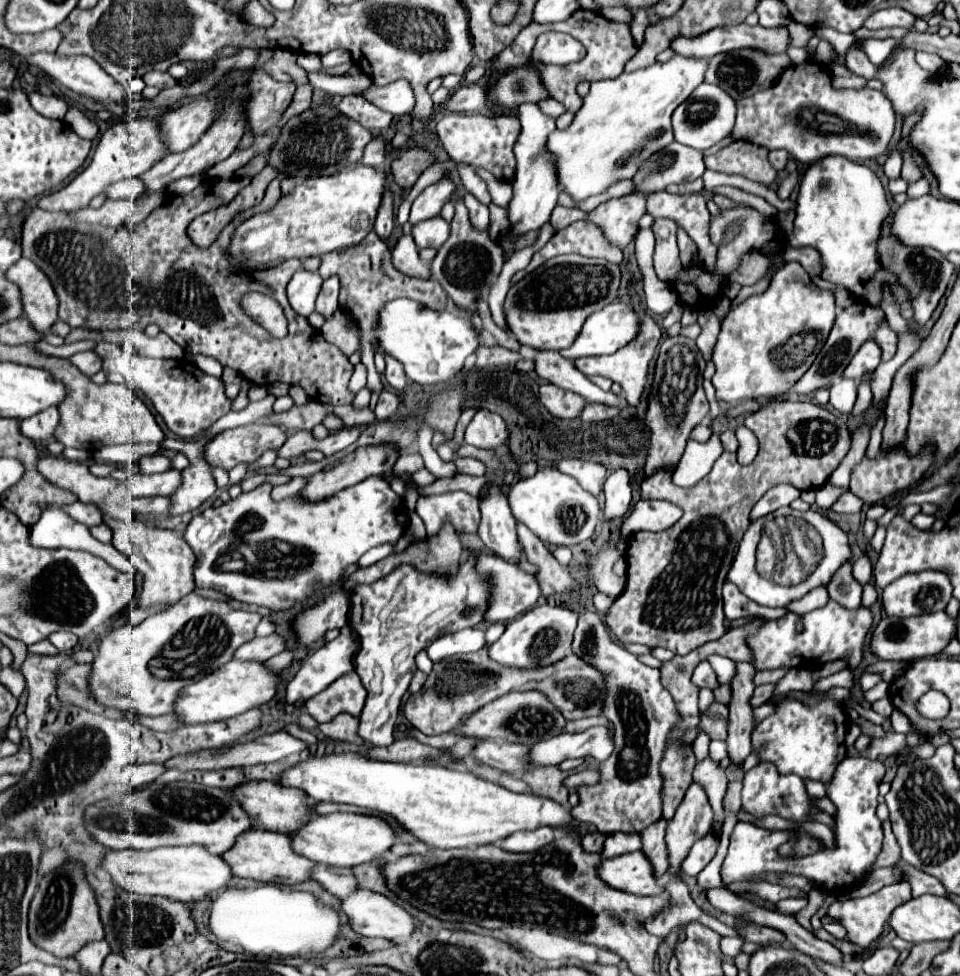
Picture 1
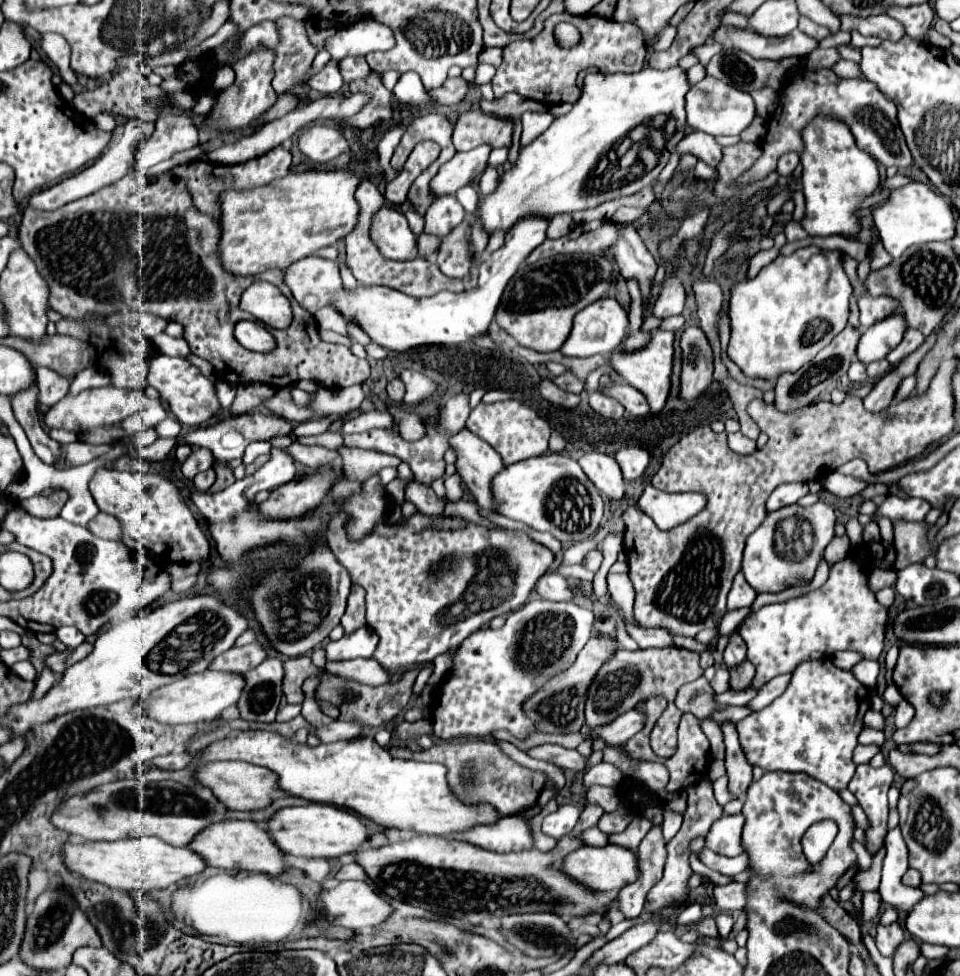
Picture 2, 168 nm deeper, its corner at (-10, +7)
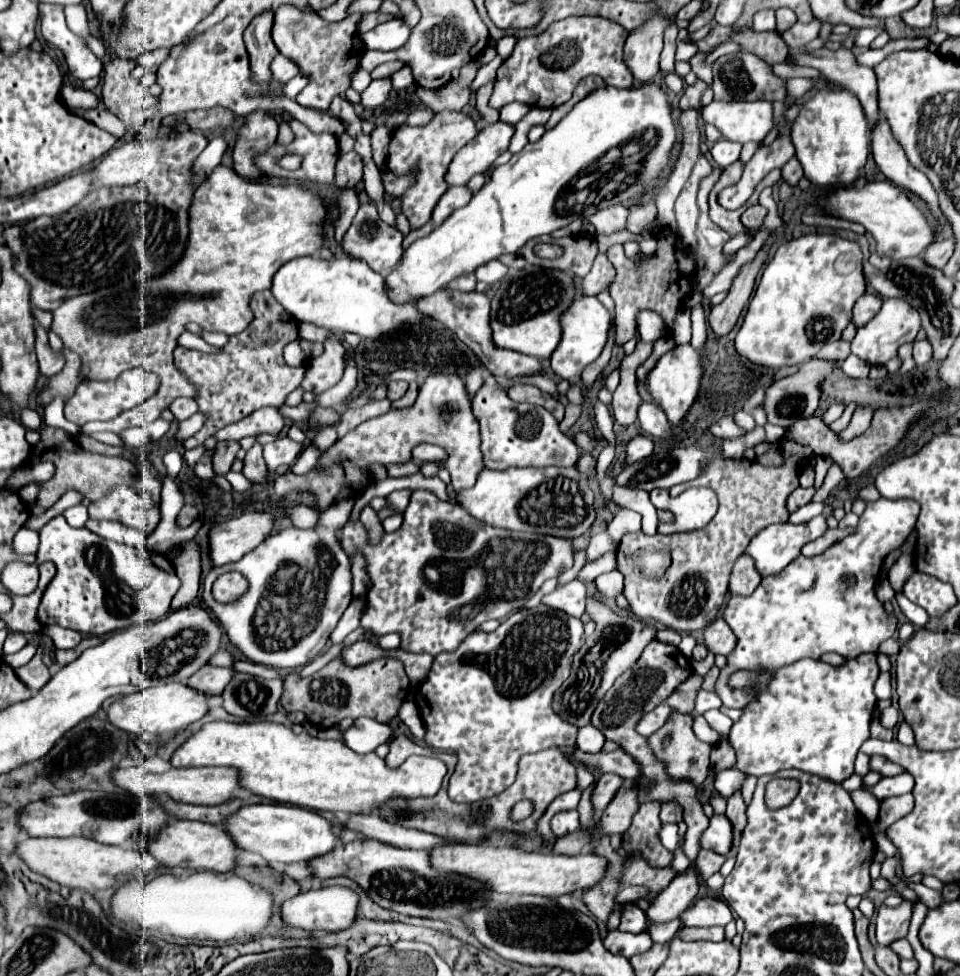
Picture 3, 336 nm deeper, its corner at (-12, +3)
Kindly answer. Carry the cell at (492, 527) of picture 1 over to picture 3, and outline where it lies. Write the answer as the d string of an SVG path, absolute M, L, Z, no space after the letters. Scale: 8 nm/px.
M429 375L419 391L417 401L405 409L389 409L385 415L369 419L349 431L333 447L329 447L321 457L316 468L307 475L295 475L287 471L275 479L275 493L283 497L289 489L307 489L317 495L319 507L325 511L329 505L341 499L357 499L369 479L365 467L373 461L405 463L411 461L411 449L421 443L433 443L447 451L449 455L449 473L453 489L469 489L475 485L475 477L485 469L483 455L479 449L479 423L473 417L471 401L465 391L465 383L457 375Z

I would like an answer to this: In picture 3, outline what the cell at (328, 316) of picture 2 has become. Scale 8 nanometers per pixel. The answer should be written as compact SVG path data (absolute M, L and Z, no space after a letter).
M331 333L331 337L325 341L325 351L321 357L315 357L307 365L307 375L301 383L305 391L311 391L313 395L321 395L323 391L331 389L339 379L343 377L345 363L343 363L343 335Z

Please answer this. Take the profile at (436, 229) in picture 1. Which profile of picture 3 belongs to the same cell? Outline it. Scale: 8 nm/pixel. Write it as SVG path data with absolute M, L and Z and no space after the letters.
M449 187L433 209L433 225L441 225L455 209L467 205L471 191L467 187Z

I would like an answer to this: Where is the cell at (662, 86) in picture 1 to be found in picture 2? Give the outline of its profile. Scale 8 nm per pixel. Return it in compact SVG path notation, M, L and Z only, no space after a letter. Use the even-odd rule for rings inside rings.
M645 67L633 75L589 73L581 89L581 99L573 103L573 109L567 115L555 119L551 127L535 141L519 147L519 157L511 165L511 169L499 173L497 189L491 195L485 195L479 207L467 215L469 227L473 227L475 221L479 221L481 229L485 229L487 235L493 235L495 231L507 233L517 221L525 217L553 219L559 213L593 209L603 201L630 196L641 191L643 187L651 185L659 177L661 169L667 165L675 145L685 135L687 91L689 91L689 83L681 67L671 67L665 71ZM655 115L673 117L678 127L673 138L669 140L669 145L665 145L665 153L661 153L661 161L657 163L657 169L651 170L645 177L627 183L623 187L588 193L585 185L589 178L589 169L597 165L597 157L612 149L618 138L623 138L629 133L629 129L641 125L645 117L655 117Z

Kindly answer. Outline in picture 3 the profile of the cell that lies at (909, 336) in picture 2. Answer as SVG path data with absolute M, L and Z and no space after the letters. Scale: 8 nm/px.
M925 339L915 341L915 345L913 345L913 359L915 359L915 363L921 367L921 365L925 365L927 361L931 361L931 357L933 357L931 343L927 343Z

